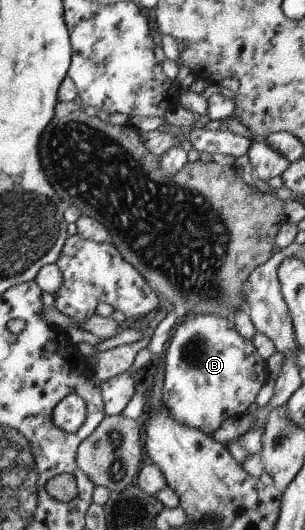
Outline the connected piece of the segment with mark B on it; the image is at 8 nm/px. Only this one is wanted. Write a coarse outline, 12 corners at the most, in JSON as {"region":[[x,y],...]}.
{"region":[[187,316],[162,353],[161,402],[209,437],[249,413],[266,361],[233,321]]}

